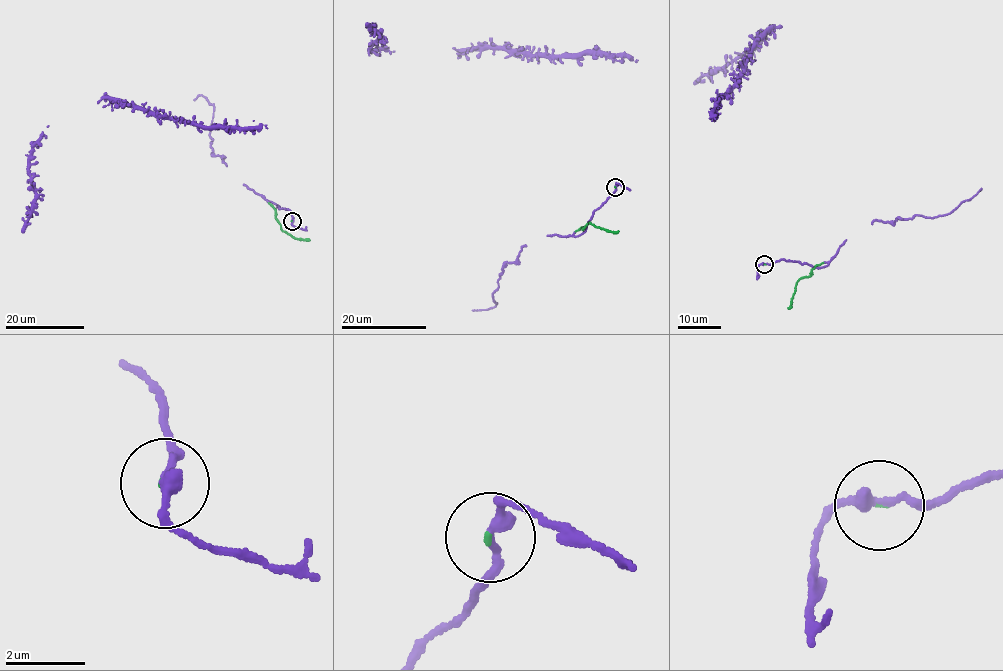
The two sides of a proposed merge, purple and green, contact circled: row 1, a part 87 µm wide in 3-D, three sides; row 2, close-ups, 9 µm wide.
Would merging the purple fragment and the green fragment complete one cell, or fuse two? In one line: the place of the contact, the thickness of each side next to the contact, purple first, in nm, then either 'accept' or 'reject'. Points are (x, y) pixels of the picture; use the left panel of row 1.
at (292, 221); 260 nm thick on the purple side, 70 nm on the other; accept

